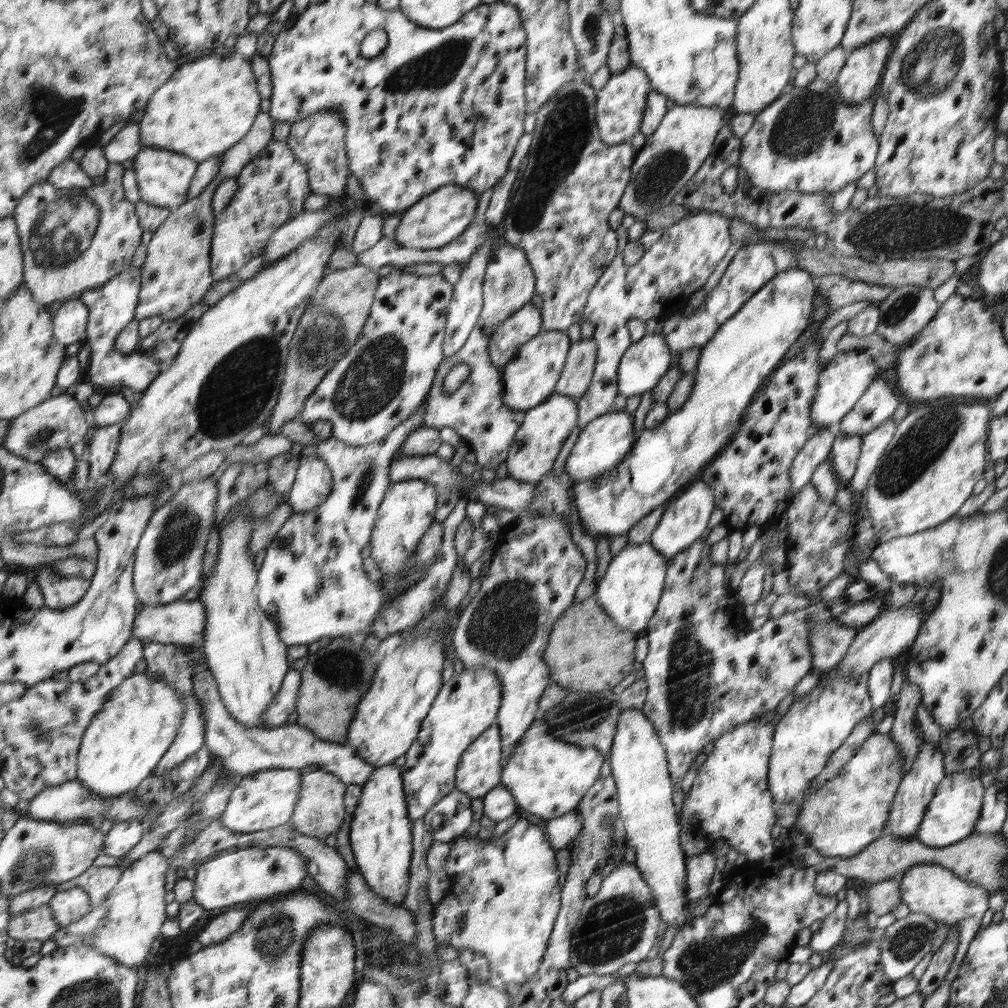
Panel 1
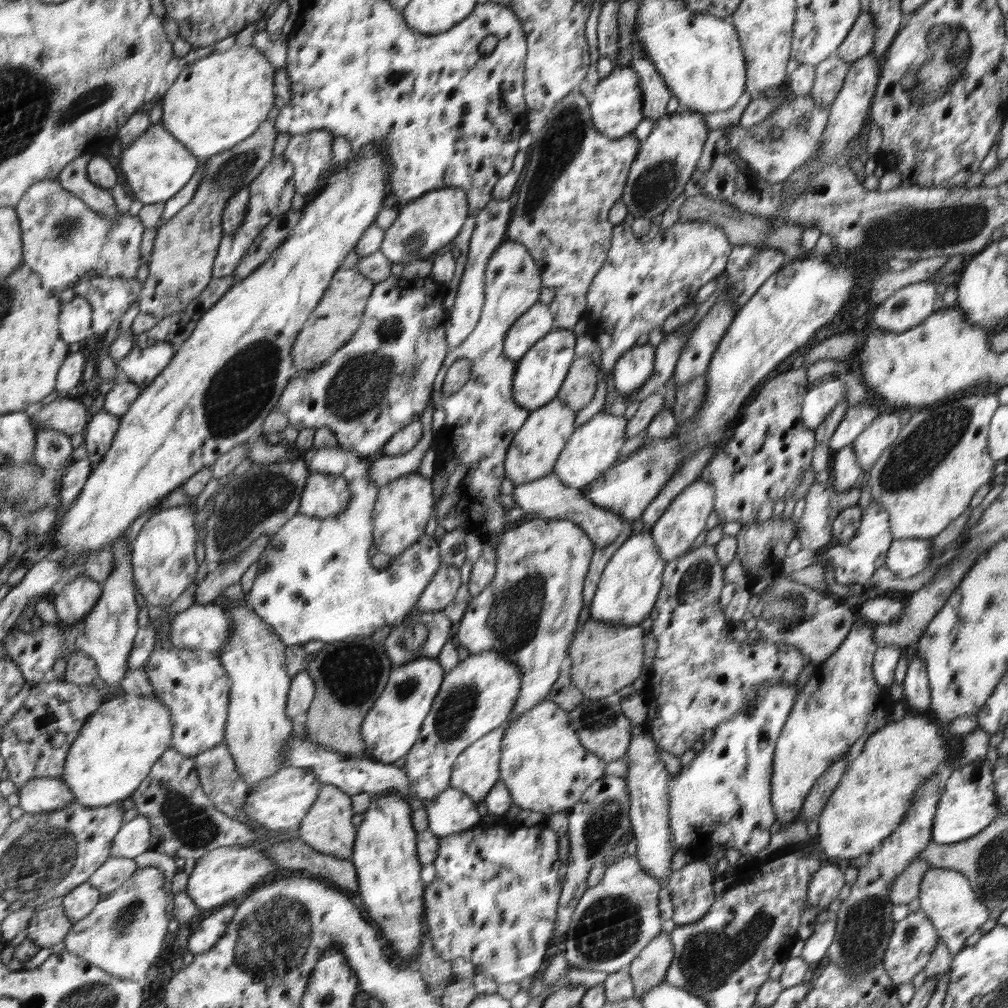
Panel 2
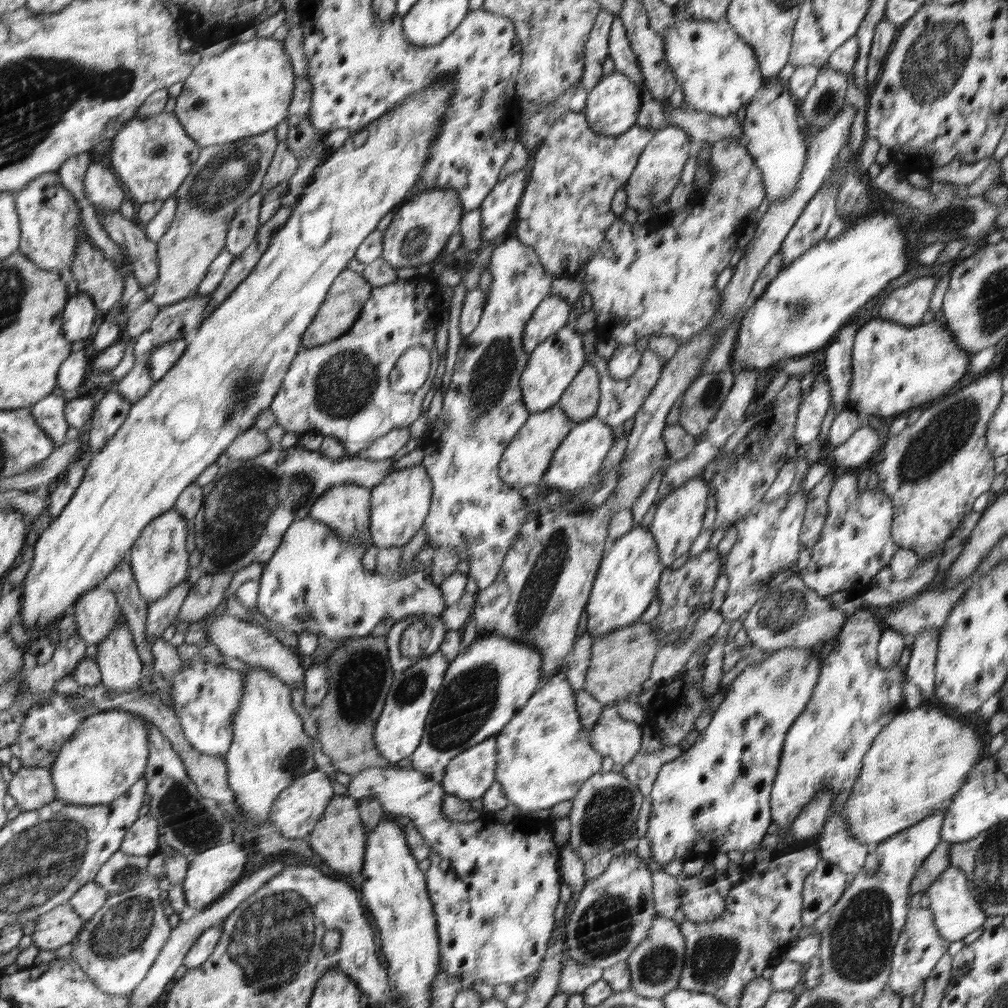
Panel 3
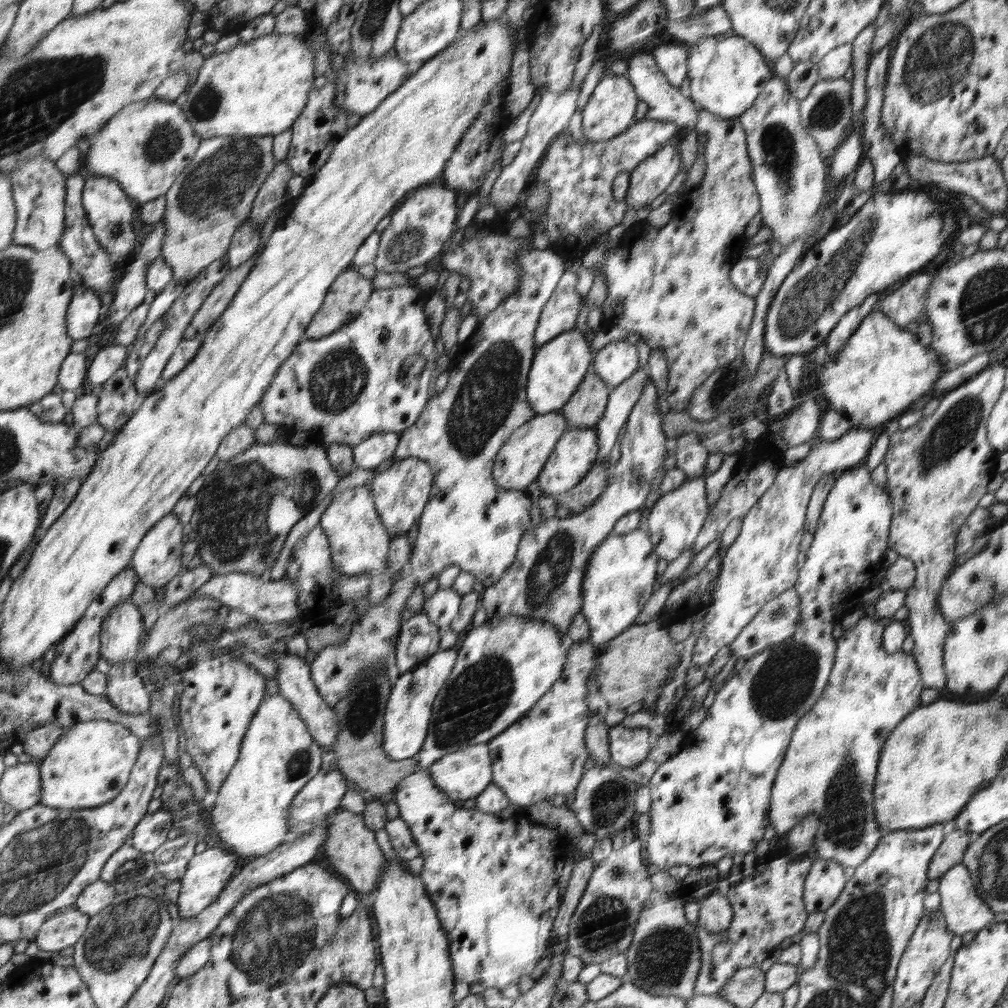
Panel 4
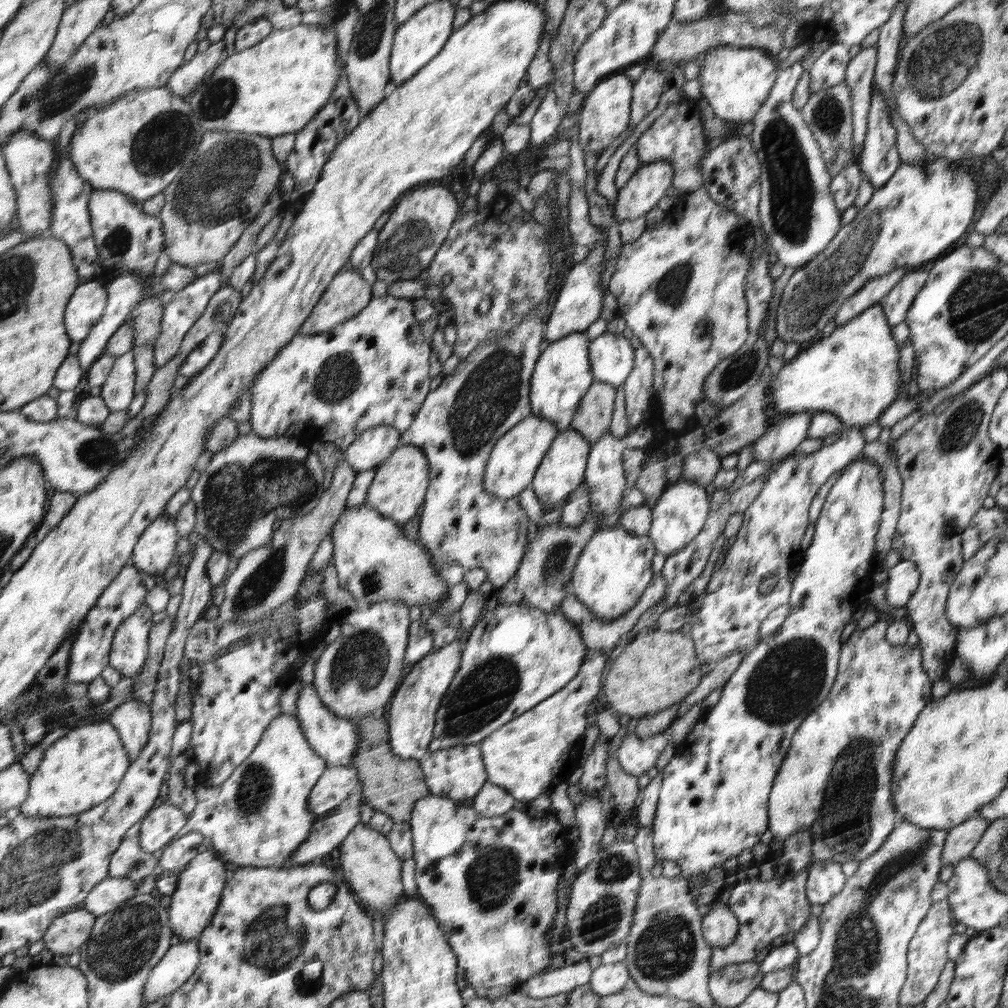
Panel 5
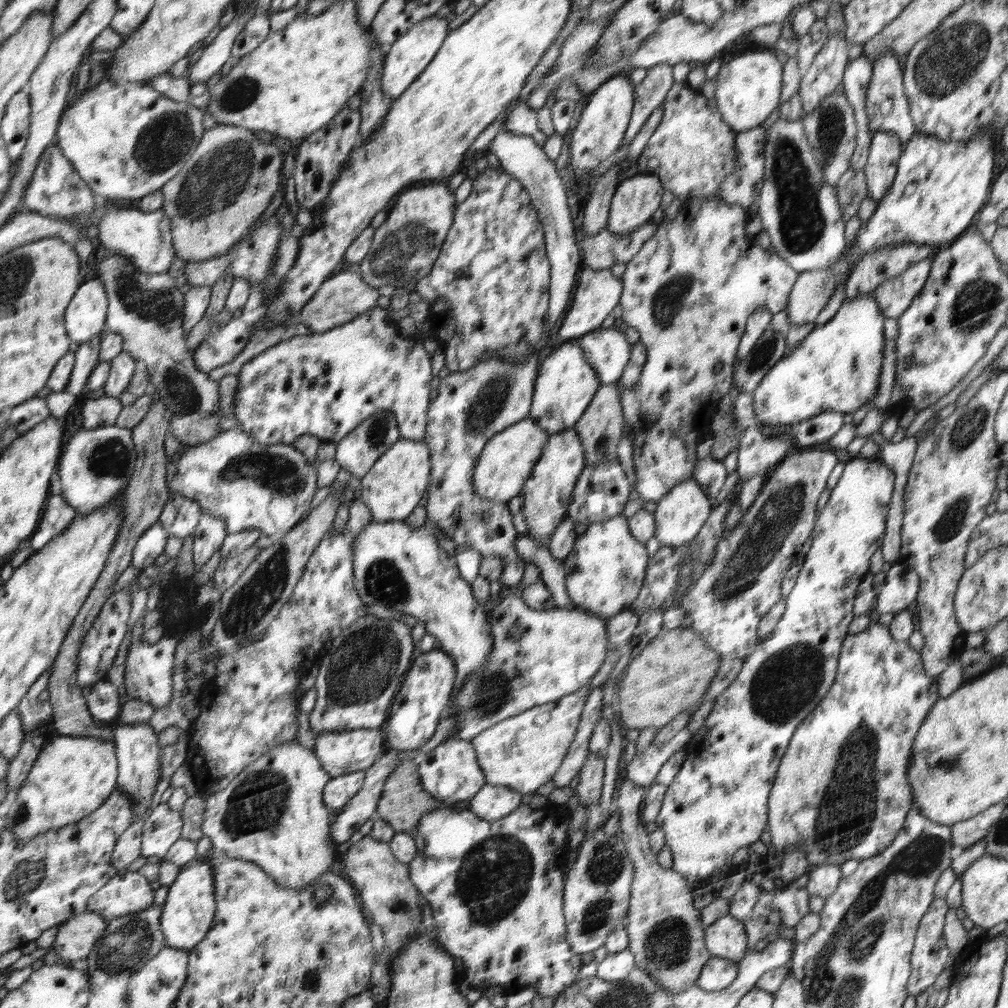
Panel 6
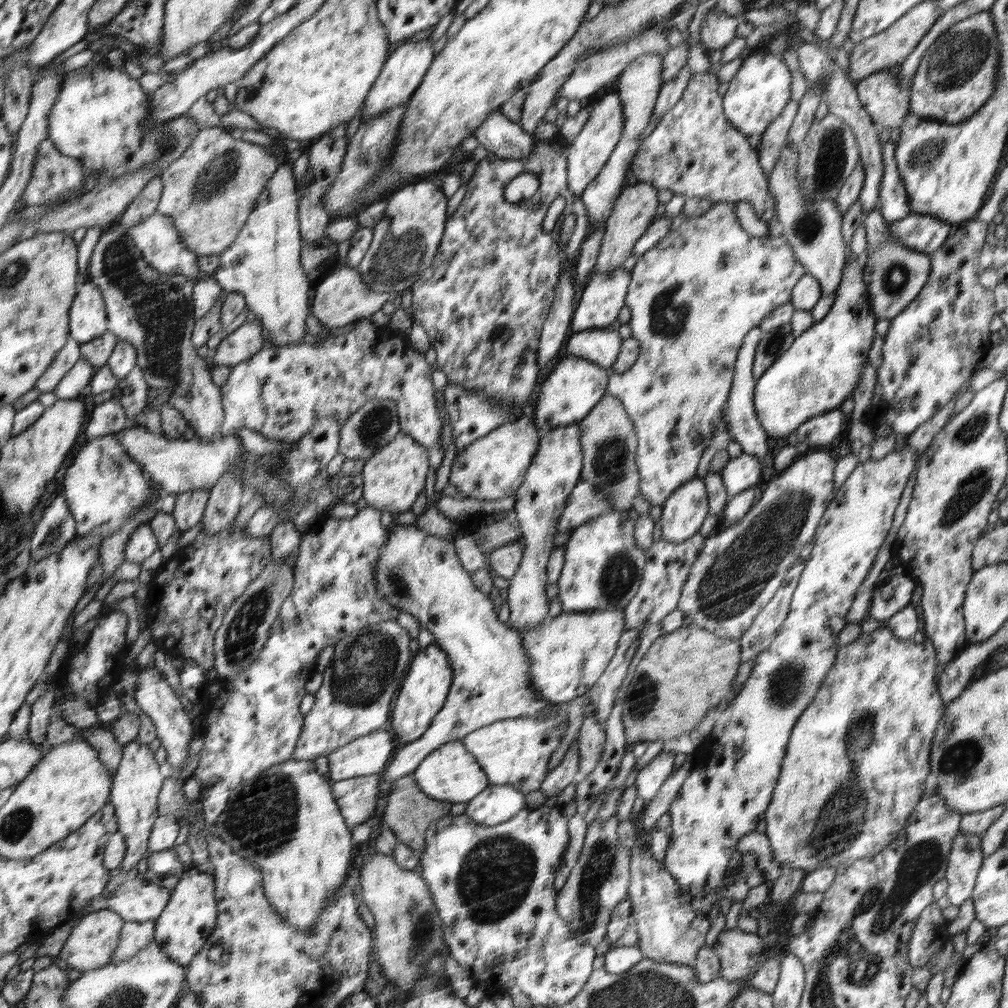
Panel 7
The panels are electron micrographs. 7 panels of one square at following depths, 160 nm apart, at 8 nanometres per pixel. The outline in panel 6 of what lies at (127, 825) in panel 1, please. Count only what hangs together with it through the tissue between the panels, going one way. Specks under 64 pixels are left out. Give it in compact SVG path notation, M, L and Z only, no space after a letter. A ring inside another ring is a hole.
M167 804L156 806L144 824L141 856L163 858L181 838L182 826L183 819L178 811L170 810Z

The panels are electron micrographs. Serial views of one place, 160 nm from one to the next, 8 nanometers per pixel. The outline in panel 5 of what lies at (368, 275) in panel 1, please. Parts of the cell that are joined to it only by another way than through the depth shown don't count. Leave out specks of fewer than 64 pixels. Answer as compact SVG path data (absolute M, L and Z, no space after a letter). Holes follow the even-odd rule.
M348 268L333 278L330 290L325 290L326 298L317 303L318 310L314 310L314 318L302 326L302 335L329 332L358 316L366 308L372 300L372 290L360 278L360 273L360 270L354 272L354 268Z

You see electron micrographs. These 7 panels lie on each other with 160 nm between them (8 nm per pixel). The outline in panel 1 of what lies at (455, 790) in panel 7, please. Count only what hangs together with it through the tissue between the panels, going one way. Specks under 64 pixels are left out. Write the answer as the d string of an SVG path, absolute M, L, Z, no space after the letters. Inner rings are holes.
M489 726L463 753L456 774L456 788L468 797L482 798L501 785L504 747L500 727Z

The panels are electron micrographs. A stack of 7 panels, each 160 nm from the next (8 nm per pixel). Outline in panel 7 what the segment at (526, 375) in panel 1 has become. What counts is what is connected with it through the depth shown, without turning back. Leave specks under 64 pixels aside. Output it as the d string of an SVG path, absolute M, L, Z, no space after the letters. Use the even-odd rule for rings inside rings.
M567 354L559 358L552 372L541 385L533 417L540 436L548 435L559 427L578 424L598 404L608 388L610 375L606 369L598 366L597 363L572 355Z

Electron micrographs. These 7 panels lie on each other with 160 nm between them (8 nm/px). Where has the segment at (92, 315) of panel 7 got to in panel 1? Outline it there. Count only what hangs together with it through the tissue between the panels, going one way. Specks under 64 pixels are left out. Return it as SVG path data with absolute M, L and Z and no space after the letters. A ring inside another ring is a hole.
M82 298L63 302L54 319L56 339L60 344L68 347L86 340L88 310Z

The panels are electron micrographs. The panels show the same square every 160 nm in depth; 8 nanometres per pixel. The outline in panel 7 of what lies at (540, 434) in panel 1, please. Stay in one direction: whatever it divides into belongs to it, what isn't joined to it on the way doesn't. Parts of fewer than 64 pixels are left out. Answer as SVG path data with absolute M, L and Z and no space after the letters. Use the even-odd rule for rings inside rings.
M532 407L526 408L521 417L499 426L486 437L456 453L449 482L454 484L459 495L480 500L498 500L517 492L523 484L540 441L540 431L531 417L533 411Z

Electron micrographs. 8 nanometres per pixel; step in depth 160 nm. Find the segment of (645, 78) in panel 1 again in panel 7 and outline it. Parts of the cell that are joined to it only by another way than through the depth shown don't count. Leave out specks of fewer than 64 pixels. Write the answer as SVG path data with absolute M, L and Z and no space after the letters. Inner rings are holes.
M616 92L602 93L601 98L594 103L582 130L567 147L569 189L574 196L580 198L586 188L596 180L601 170L605 168L613 150L617 148L623 136L625 125L626 114L621 98L618 98Z

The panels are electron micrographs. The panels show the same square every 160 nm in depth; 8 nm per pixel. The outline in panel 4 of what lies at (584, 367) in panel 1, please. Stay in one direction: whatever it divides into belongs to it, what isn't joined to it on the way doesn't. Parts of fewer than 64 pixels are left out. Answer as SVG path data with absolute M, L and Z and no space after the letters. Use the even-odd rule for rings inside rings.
M590 370L586 374L586 382L582 382L582 390L578 390L574 398L569 398L570 402L565 404L566 410L560 410L565 414L569 428L595 428L605 412L611 392L608 383Z

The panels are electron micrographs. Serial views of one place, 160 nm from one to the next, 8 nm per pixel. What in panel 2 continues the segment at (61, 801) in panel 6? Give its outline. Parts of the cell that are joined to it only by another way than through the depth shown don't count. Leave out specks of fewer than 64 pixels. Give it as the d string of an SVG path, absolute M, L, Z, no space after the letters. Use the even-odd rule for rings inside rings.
M128 694L106 701L86 721L66 763L63 780L86 807L114 805L129 798L173 738L171 710L155 695Z

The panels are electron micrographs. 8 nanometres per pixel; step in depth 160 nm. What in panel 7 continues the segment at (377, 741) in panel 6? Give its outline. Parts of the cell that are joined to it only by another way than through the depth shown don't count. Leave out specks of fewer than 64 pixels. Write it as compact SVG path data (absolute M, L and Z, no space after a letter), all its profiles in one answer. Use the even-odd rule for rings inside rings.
M375 730L327 756L331 782L381 773L390 762L392 733Z

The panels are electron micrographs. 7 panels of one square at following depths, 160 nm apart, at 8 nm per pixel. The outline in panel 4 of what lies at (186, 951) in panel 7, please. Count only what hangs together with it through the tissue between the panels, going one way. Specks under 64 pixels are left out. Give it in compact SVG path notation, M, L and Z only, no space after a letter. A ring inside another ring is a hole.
M209 848L202 854L195 854L194 858L188 863L184 876L180 879L181 889L177 900L179 918L188 920L188 918L197 917L217 900L218 896L224 892L226 884L229 884L236 870L236 856L230 854L222 848Z

